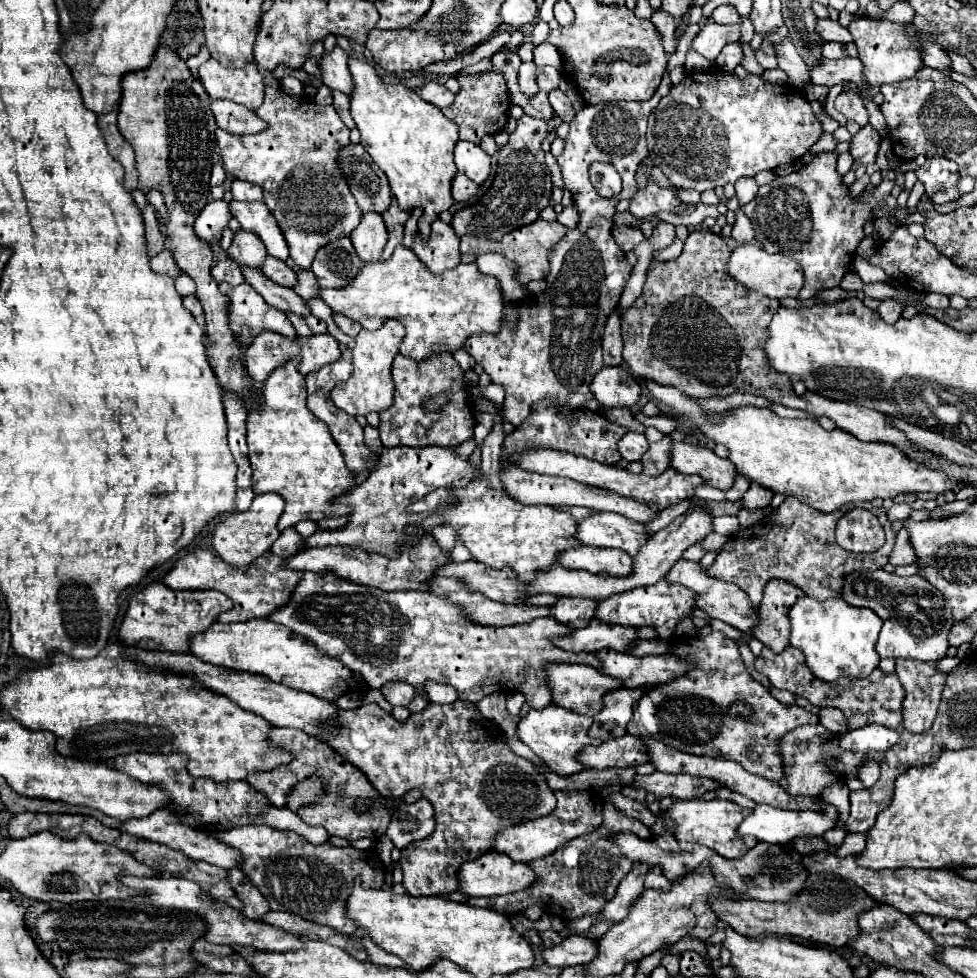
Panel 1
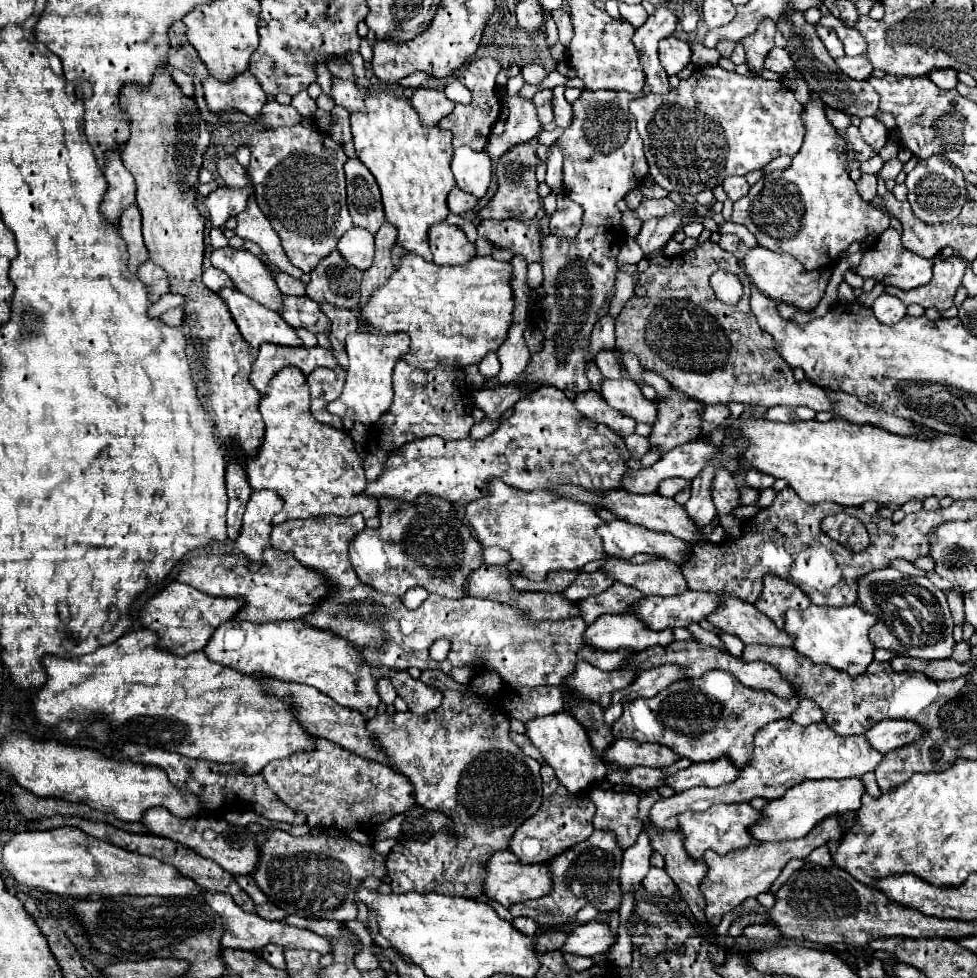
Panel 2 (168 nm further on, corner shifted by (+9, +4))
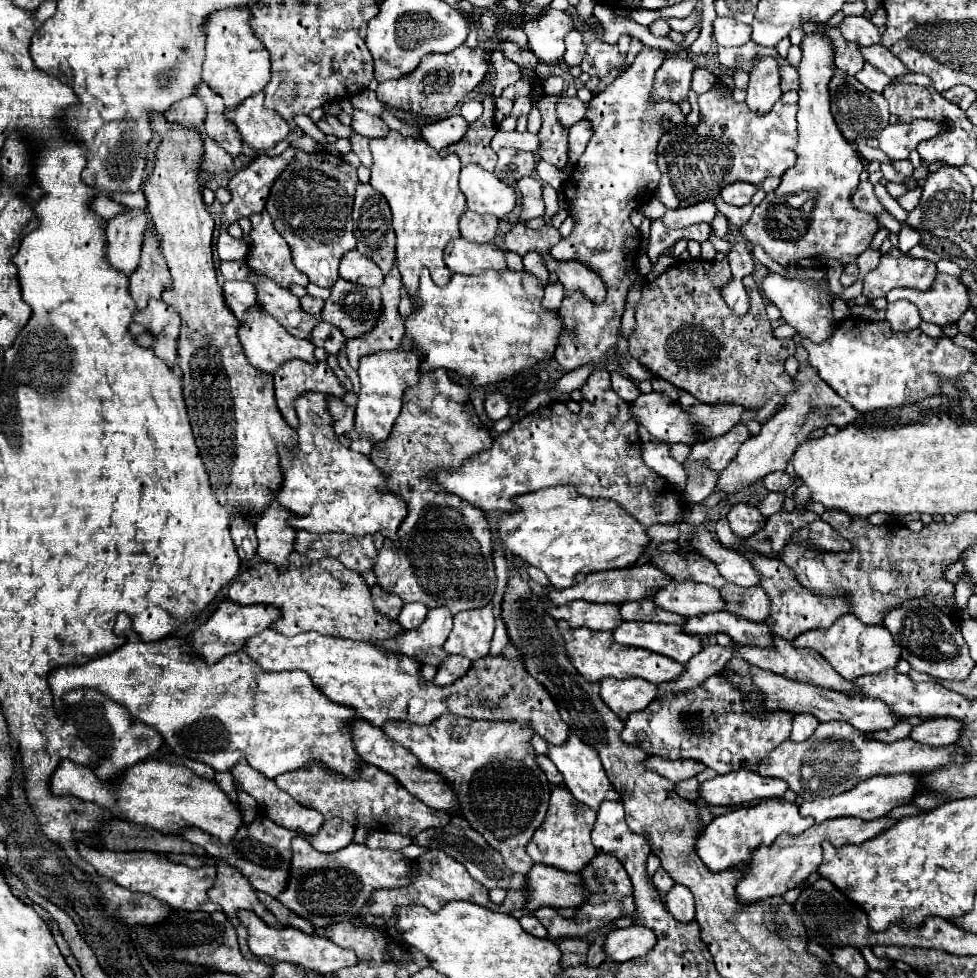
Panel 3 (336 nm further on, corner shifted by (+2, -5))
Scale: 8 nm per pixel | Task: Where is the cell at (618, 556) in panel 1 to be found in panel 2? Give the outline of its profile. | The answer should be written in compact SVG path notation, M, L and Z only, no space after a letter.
M607 556L603 570L607 570L613 580L633 586L643 594L677 596L687 590L687 580L681 566L665 558L651 560L647 564L631 564L627 560Z

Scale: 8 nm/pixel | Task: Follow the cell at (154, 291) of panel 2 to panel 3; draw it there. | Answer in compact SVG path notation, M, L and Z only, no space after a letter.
M148 299L148 307L138 311L134 315L136 323L142 323L158 337L158 341L152 345L156 355L164 359L170 367L176 363L176 341L178 341L178 329L180 329L180 315L174 307L164 303L162 299Z

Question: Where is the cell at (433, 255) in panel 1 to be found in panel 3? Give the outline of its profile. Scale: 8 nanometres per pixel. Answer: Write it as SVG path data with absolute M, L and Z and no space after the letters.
M464 237L452 239L444 249L444 263L452 273L464 273L464 275L476 275L484 269L506 269L504 253L498 245L486 243L470 243Z

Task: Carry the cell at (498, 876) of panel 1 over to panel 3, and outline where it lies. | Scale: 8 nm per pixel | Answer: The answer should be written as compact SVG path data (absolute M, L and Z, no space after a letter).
M534 863L526 873L522 893L526 897L524 911L528 913L540 907L578 907L586 897L582 879L576 873L566 873L540 863Z

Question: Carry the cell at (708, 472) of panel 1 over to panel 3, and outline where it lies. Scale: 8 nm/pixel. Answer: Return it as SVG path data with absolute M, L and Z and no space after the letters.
M736 503L732 505L732 509L728 511L728 521L730 521L730 527L736 535L744 535L744 537L750 537L754 535L758 529L764 527L766 523L766 517L752 505L746 505L746 503Z

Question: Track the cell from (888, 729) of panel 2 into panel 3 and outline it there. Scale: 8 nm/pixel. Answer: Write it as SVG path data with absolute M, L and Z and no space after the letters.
M930 719L912 727L910 739L928 747L946 747L958 741L960 723L956 719Z

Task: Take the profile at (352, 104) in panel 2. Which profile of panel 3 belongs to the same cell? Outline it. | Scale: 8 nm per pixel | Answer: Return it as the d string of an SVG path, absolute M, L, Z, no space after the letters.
M354 109L352 113L352 129L364 137L384 137L390 129L388 125L378 117L378 115L370 115L366 111Z

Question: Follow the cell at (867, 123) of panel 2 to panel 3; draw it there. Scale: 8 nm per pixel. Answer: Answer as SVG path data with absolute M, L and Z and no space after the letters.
M914 121L914 123L896 123L888 125L880 135L878 143L880 149L890 159L908 159L910 151L916 149L916 145L924 139L930 139L938 135L944 129L944 123L932 123L932 121Z

